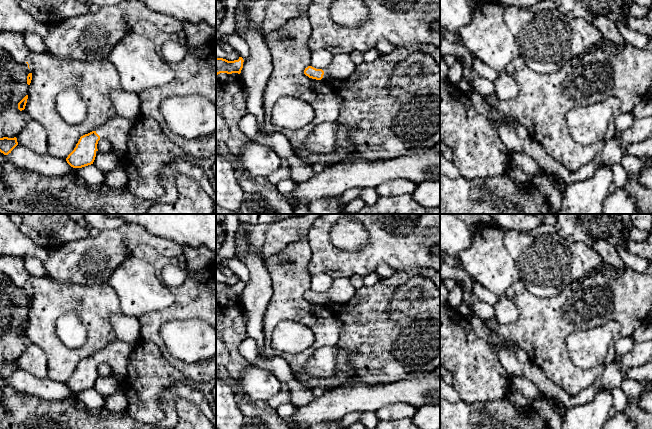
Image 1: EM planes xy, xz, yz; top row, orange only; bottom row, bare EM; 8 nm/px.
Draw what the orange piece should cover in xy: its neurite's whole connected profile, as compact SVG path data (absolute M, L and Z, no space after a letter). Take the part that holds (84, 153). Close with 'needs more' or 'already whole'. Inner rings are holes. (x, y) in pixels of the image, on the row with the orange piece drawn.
M114 115L95 131L80 137L76 147L66 158L67 163L73 168L82 168L93 164L100 139L109 141L113 152L119 158L123 158L127 150L129 133L134 124L135 122Z; needs more

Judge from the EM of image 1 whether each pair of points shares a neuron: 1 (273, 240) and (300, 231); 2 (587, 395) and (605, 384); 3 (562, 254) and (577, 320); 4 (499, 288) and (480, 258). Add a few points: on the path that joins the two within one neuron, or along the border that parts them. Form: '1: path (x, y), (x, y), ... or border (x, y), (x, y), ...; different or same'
1: path (280, 234), (293, 231); same
2: path (591, 391), (601, 384); same
3: border (591, 274), (572, 281), (558, 294), (549, 296); different
4: path (498, 281), (497, 275), (487, 265); same

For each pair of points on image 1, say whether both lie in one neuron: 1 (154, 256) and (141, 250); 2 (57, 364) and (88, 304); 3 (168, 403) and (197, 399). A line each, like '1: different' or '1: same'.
1: same
2: same
3: same

